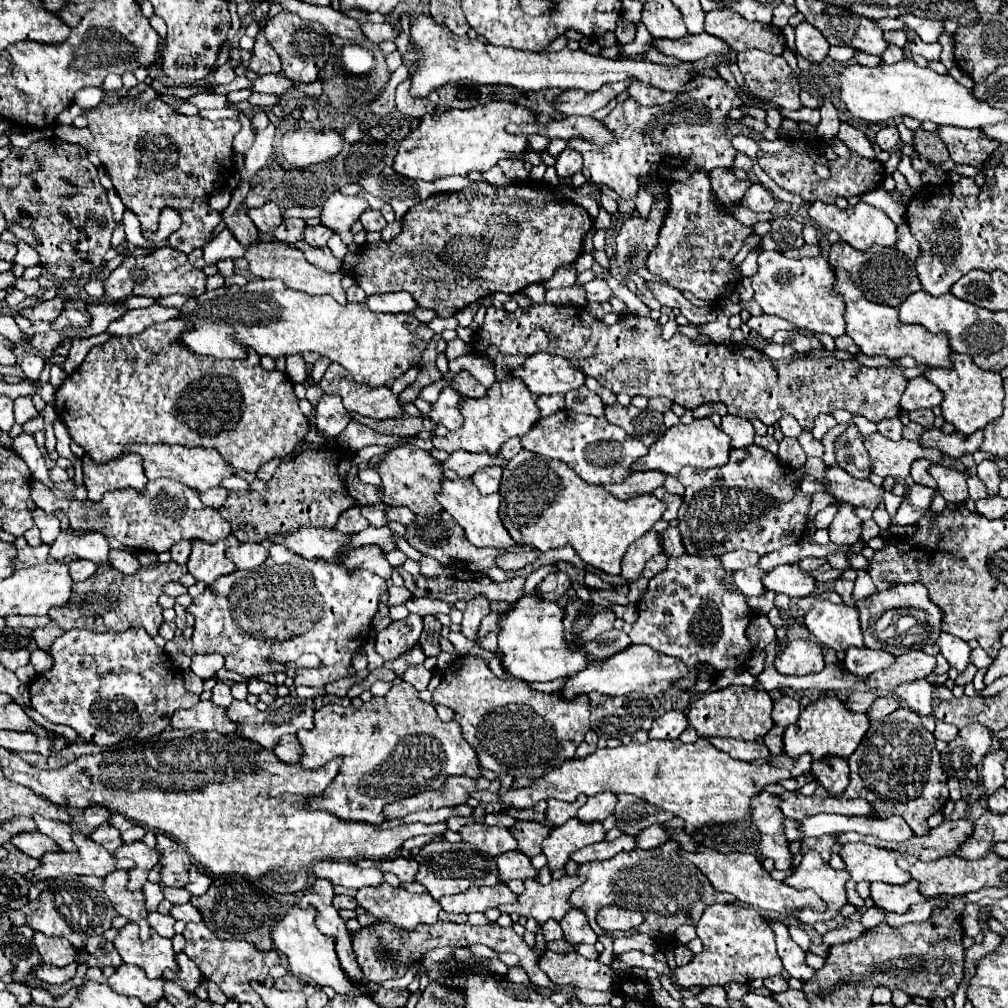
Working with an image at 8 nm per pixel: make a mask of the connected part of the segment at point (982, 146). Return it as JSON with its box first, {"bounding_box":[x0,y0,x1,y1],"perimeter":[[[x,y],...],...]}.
{"bounding_box":[938,127,1000,169],"perimeter":[[[938,127],[938,137],[950,151],[950,159],[954,163],[966,163],[982,169],[982,161],[988,159],[1000,143],[980,135],[980,129],[962,129],[962,127]]]}

